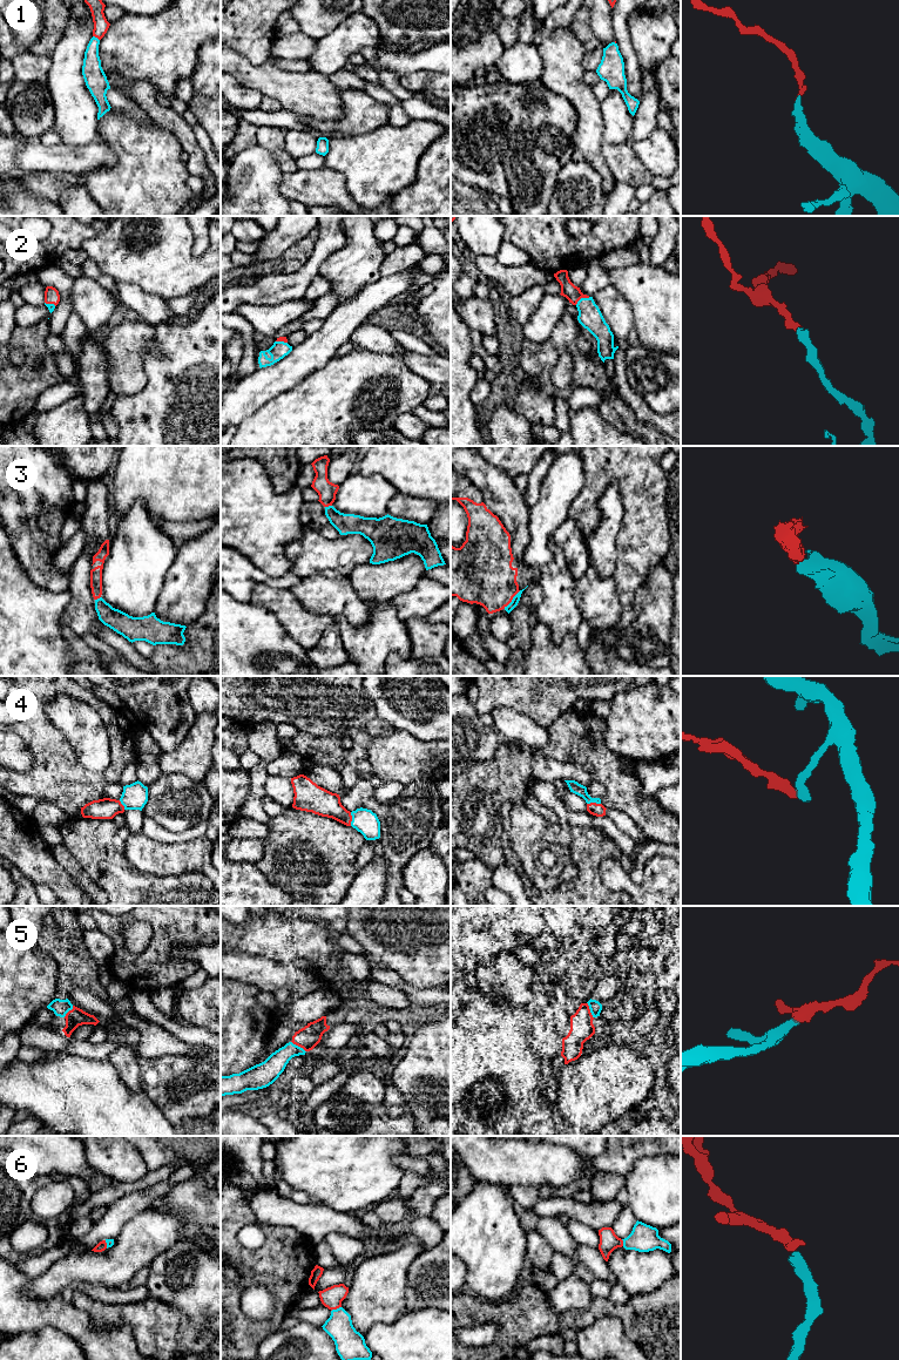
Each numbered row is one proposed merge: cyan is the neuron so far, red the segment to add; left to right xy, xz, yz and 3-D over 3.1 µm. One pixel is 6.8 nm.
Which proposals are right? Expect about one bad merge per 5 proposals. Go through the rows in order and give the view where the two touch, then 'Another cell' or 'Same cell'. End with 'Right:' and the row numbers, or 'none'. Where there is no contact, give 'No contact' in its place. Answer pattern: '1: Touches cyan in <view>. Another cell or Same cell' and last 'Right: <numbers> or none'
1: Touches cyan in xy. Same cell
2: Touches cyan in yz. Same cell
3: Touches cyan in yz. Same cell
4: Touches cyan in xz. Same cell
5: Touches cyan in xz. Same cell
6: Touches cyan in xz. Same cell
Right: 1, 2, 3, 4, 5, 6

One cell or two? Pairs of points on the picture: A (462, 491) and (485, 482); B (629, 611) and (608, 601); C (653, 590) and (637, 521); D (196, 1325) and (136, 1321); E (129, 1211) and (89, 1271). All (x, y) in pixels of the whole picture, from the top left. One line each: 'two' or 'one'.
A: two
B: two
C: two
D: two
E: two

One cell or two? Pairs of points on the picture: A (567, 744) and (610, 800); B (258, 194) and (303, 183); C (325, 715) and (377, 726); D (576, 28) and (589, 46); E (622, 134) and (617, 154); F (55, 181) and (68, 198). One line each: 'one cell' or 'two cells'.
A: one cell
B: two cells
C: one cell
D: one cell
E: two cells
F: two cells

